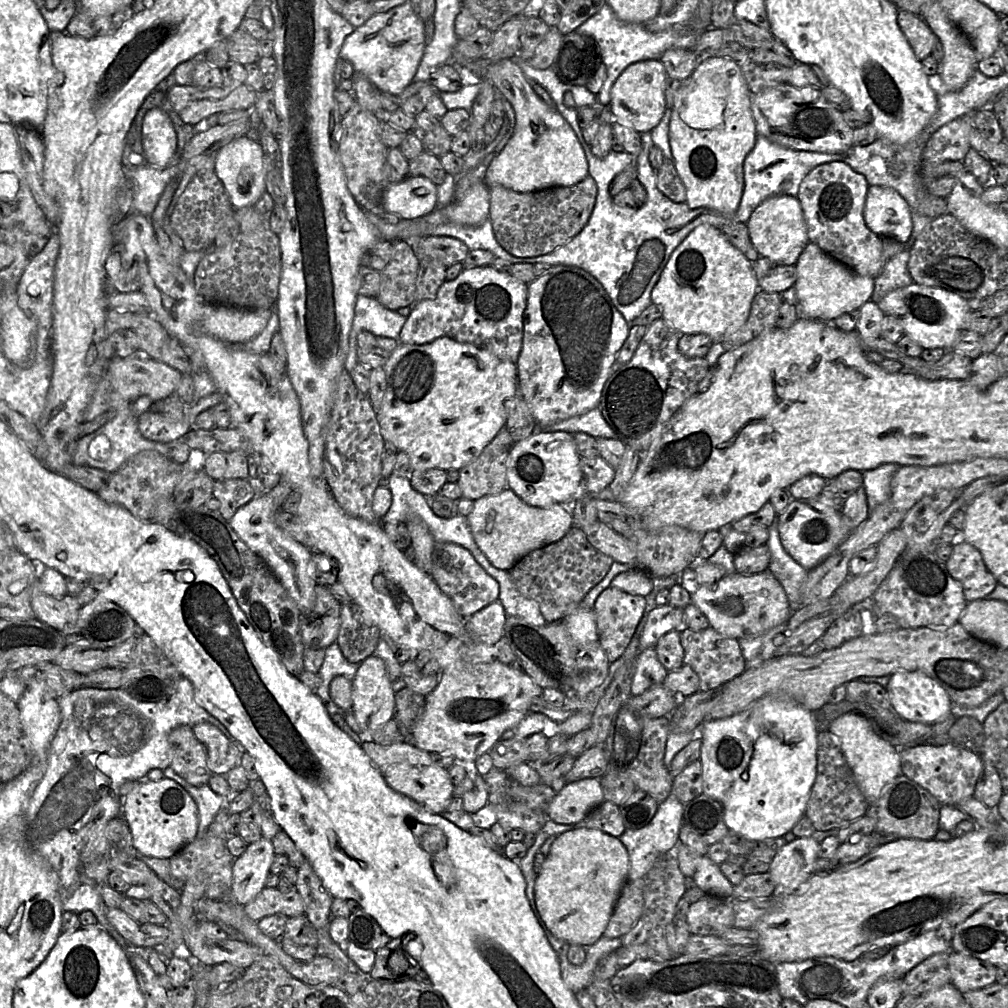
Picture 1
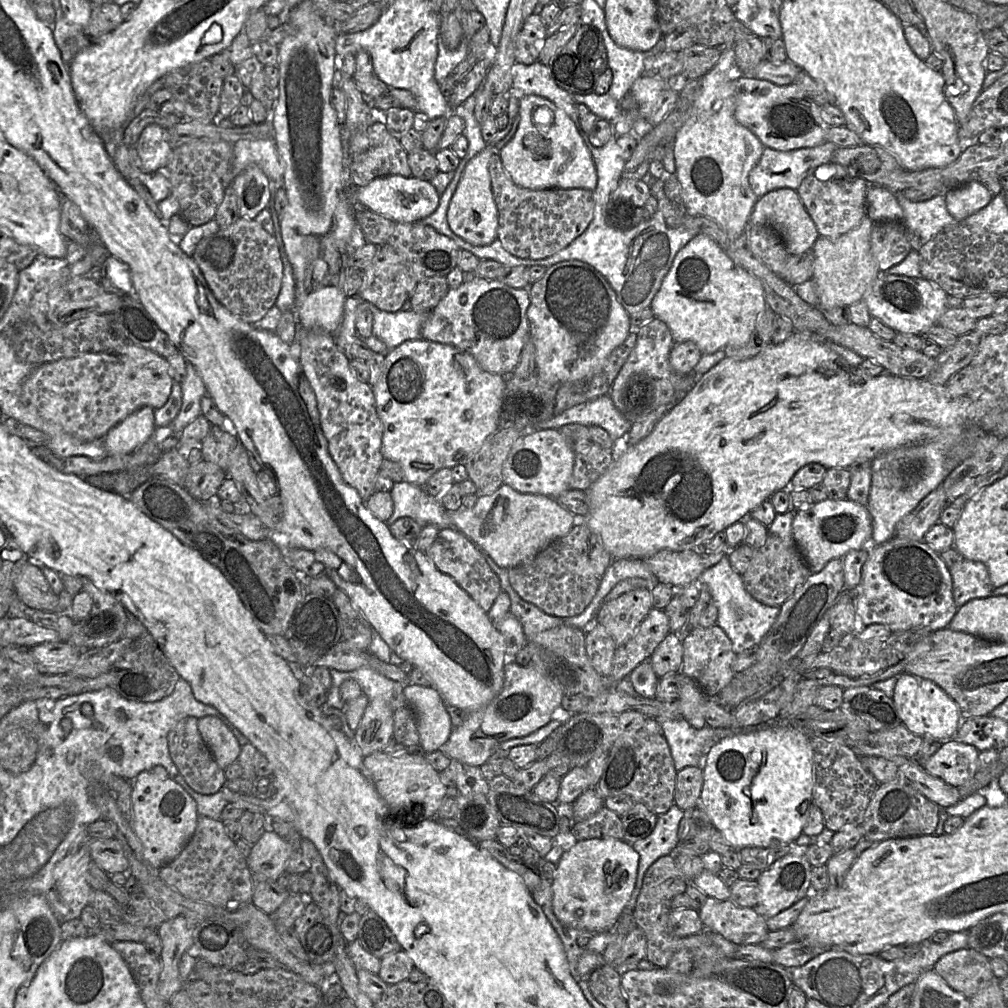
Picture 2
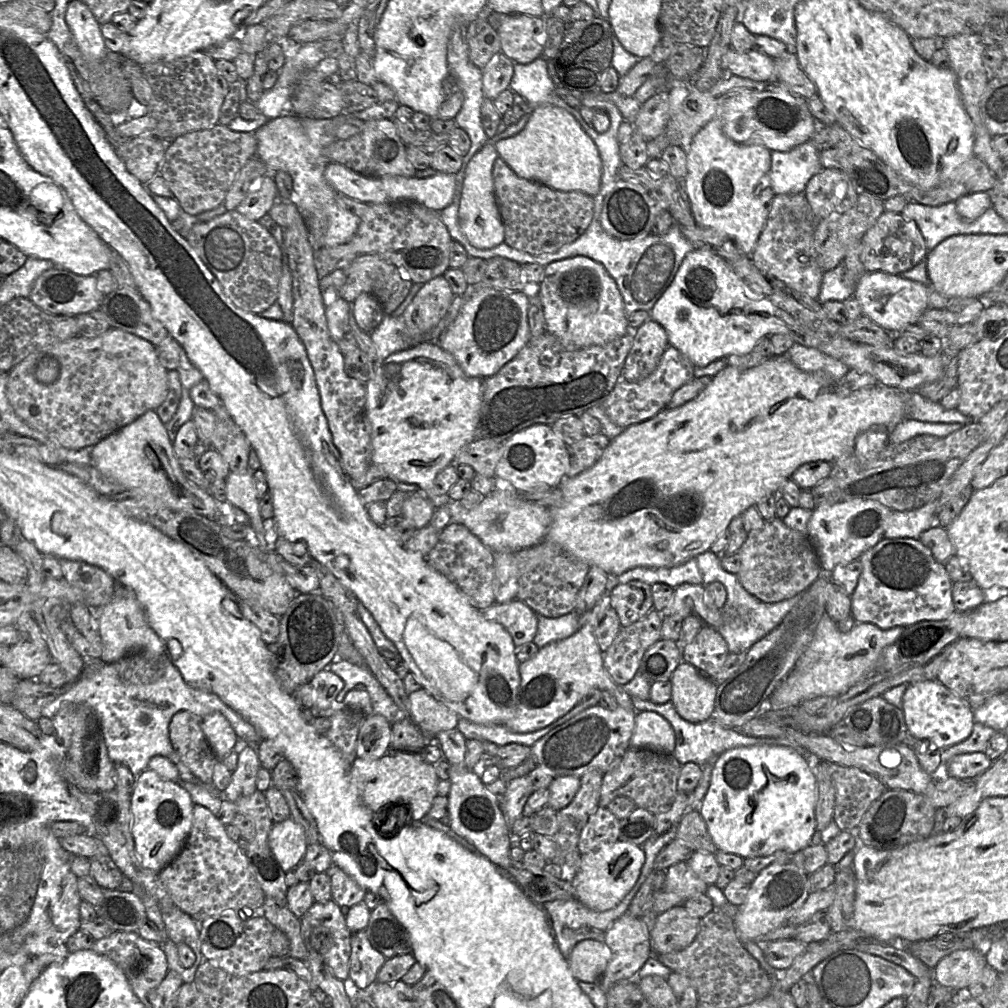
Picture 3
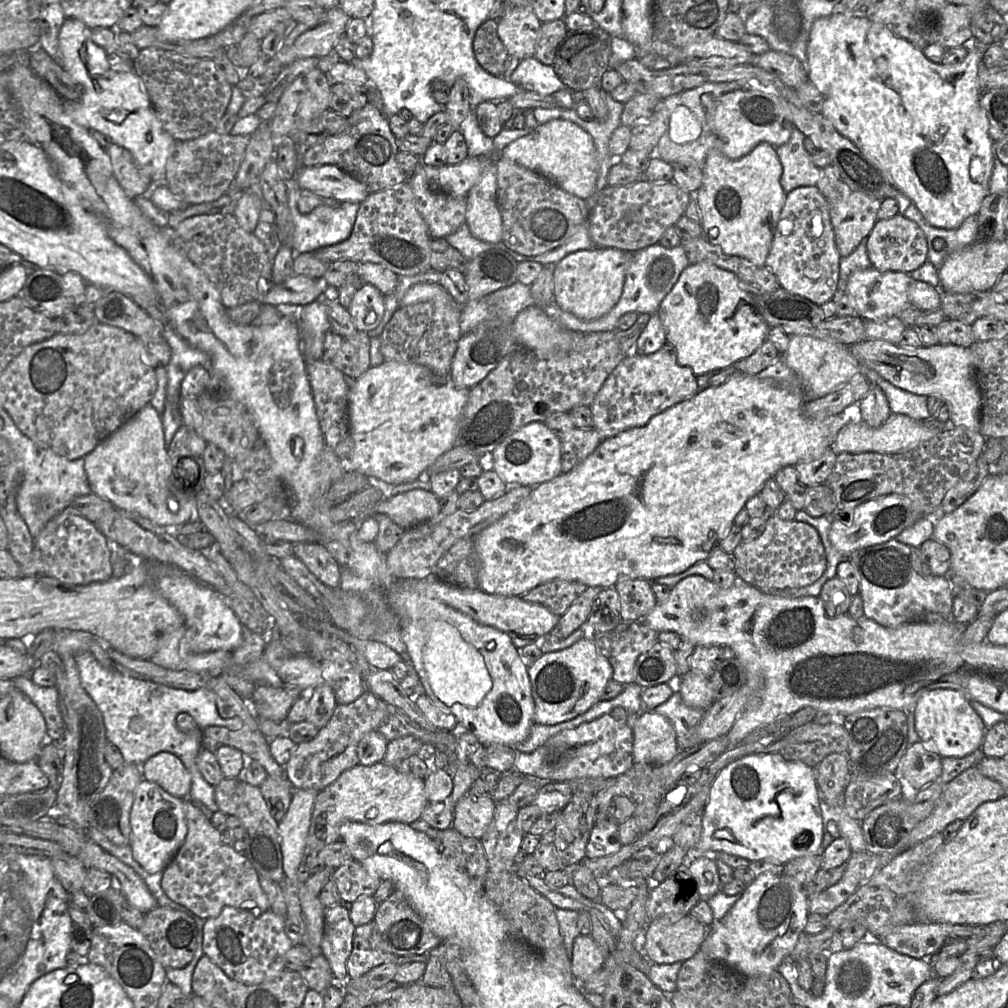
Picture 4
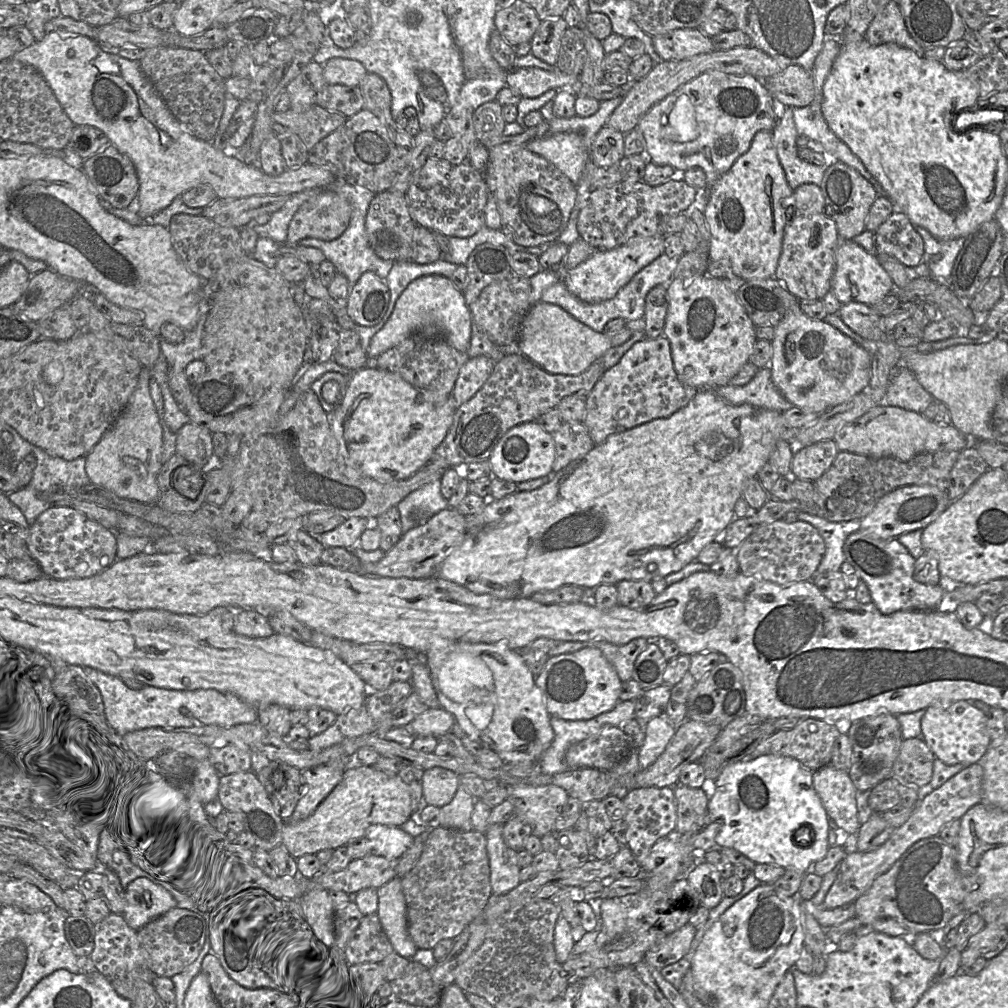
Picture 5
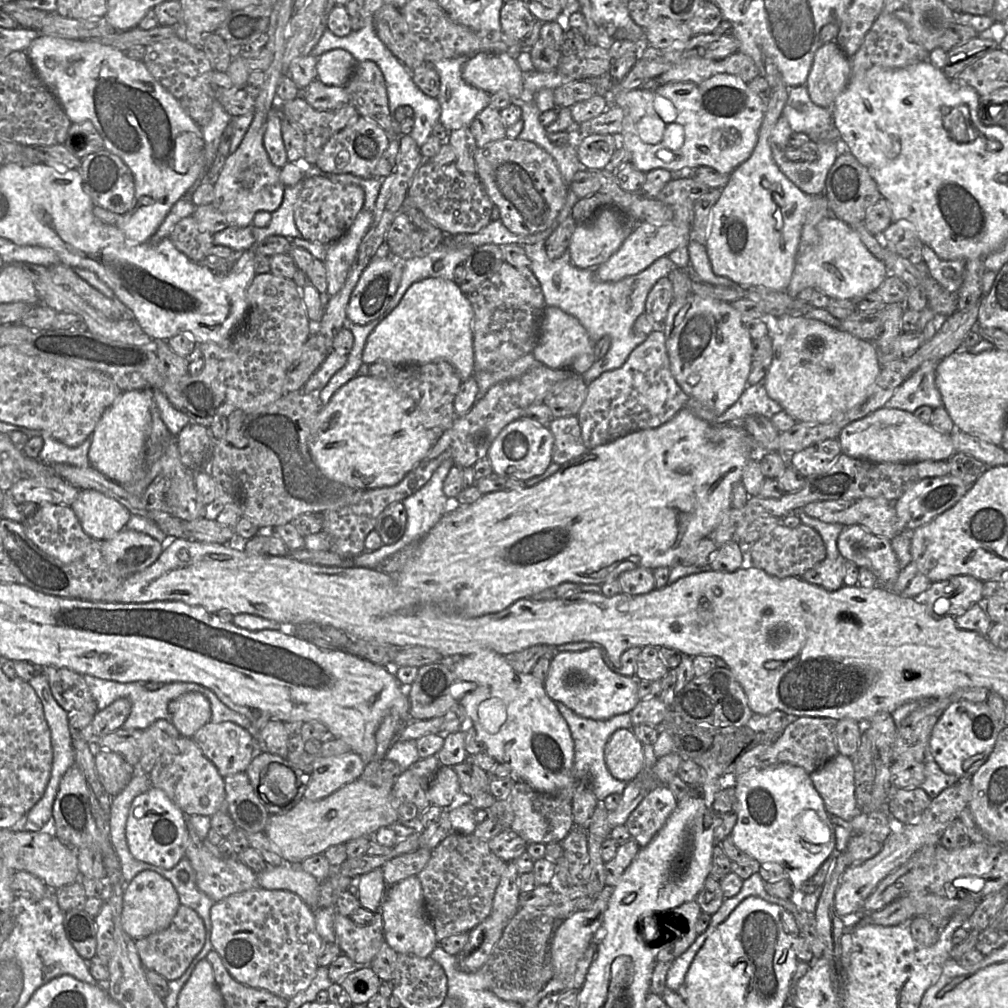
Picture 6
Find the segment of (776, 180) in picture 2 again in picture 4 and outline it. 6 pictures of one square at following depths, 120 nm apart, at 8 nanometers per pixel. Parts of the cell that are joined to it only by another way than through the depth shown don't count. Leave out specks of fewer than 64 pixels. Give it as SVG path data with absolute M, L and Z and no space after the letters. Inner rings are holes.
M794 127L789 140L776 148L782 165L780 184L787 193L802 186L816 186L821 169L813 164L804 147L805 135Z

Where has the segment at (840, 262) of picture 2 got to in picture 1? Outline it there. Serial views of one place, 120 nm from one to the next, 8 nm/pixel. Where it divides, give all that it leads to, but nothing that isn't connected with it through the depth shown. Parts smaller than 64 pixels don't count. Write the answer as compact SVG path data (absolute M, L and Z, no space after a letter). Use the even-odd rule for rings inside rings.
M814 243L807 244L795 267L797 279L793 287L797 294L798 319L801 314L810 319L832 323L842 314L860 309L863 304L871 301L875 278L858 275Z

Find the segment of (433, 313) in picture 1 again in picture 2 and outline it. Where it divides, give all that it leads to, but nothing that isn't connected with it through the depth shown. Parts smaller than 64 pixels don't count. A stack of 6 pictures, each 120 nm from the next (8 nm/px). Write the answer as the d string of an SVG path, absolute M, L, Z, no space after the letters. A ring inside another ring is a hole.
M467 276L460 286L449 289L430 311L421 330L421 339L464 351L490 373L511 375L529 338L529 306L528 289L512 288L499 280Z

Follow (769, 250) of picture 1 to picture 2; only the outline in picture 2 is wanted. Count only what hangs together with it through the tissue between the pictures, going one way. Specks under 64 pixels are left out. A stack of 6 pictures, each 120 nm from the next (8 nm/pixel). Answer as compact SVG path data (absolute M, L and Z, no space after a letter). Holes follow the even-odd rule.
M788 188L773 190L760 197L751 212L749 225L767 226L773 229L781 237L791 256L811 250L819 236L817 228L797 191Z

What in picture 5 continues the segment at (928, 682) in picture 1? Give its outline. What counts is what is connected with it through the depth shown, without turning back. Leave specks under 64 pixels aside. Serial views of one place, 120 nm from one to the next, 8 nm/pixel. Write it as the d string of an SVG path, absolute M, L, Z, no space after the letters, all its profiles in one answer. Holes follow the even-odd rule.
M967 700L951 703L934 703L926 708L921 719L921 737L936 758L947 765L976 764L987 752L991 738L987 727L988 717Z

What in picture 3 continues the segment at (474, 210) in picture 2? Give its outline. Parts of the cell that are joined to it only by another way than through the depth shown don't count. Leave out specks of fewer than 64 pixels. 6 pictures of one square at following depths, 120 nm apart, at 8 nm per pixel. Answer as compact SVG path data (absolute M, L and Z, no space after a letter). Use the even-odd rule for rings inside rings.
M486 143L469 161L461 189L459 225L469 243L477 249L491 249L504 242L504 226L497 207L493 166L499 155L494 144Z

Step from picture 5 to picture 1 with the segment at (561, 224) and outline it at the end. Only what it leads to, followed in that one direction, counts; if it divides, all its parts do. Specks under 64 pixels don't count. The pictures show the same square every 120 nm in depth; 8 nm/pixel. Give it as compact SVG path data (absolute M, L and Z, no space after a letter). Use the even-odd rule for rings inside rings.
M588 175L570 187L518 193L503 186L490 188L490 220L496 240L512 256L532 258L550 254L577 236L587 225L597 198L597 185Z

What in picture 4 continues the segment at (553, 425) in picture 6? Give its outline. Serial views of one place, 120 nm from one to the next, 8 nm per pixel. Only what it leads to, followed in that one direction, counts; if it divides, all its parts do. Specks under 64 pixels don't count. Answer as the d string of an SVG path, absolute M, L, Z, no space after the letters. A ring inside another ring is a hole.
M574 428L561 439L561 472L570 472L592 454L602 441L602 436L594 428Z

